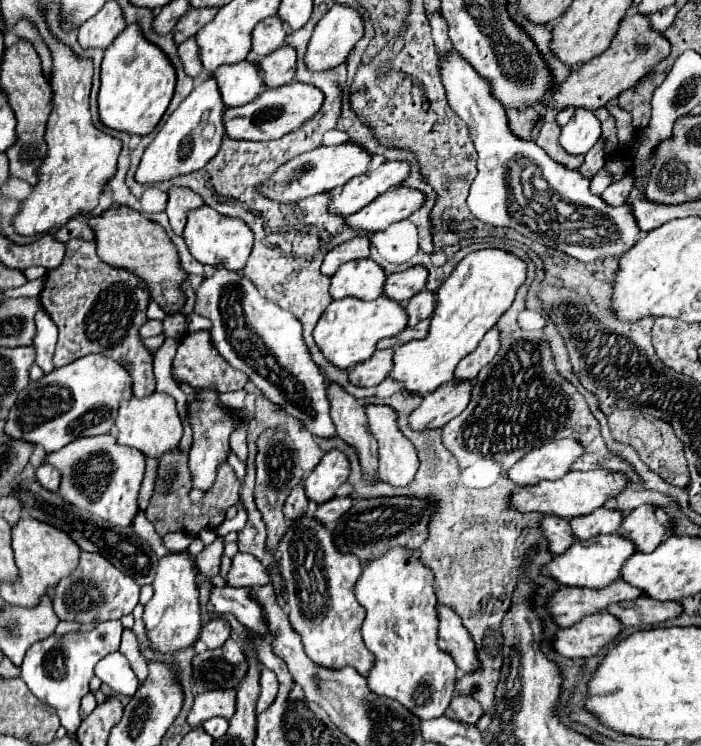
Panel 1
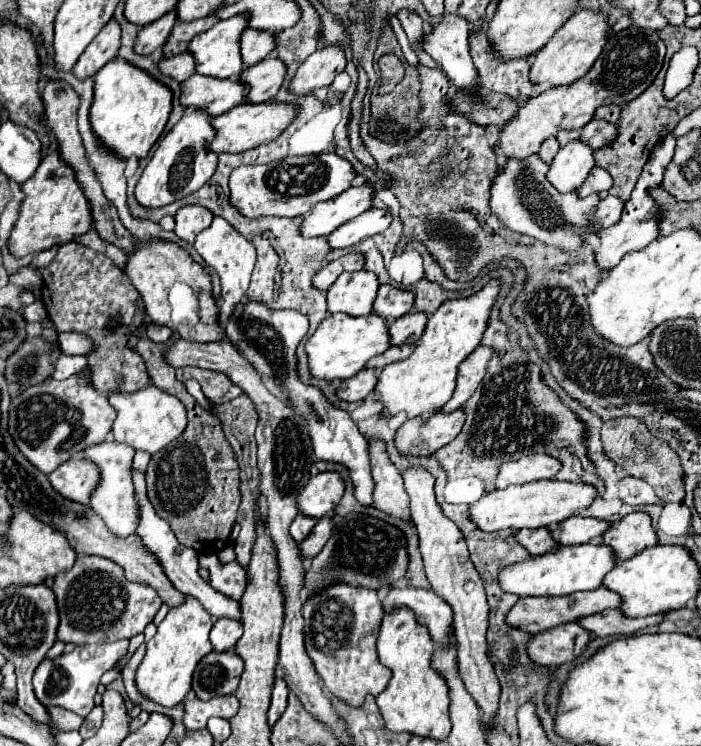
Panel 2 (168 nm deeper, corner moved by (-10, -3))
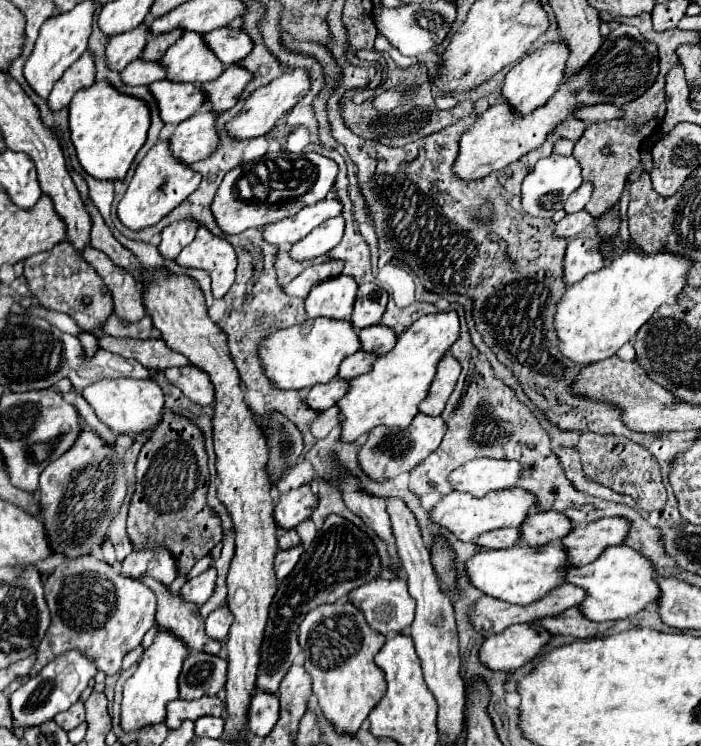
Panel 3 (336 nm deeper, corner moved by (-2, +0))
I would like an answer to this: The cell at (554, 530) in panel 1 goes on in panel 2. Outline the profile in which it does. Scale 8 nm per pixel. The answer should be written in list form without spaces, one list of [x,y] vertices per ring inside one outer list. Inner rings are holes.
[[[525,528],[525,530],[517,530],[517,538],[519,542],[533,554],[533,556],[539,556],[539,554],[547,554],[551,550],[555,550],[559,544],[555,542],[553,534],[551,534],[551,528],[539,528],[539,530],[531,530],[531,528]]]

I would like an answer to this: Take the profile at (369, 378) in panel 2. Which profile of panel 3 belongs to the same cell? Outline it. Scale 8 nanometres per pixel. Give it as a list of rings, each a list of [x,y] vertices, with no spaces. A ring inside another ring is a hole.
[[[331,379],[325,385],[315,385],[307,391],[303,403],[313,411],[325,411],[343,397],[343,391],[347,391],[347,383],[349,381],[345,379]]]

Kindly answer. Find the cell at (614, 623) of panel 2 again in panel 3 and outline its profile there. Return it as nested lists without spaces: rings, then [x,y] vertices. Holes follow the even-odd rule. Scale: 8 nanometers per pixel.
[[[571,607],[559,615],[539,619],[537,625],[541,625],[551,635],[571,635],[571,637],[579,637],[579,639],[597,637],[597,635],[605,633],[609,627],[613,627],[611,621],[605,621],[605,623],[589,621],[587,617],[583,617],[579,607]]]

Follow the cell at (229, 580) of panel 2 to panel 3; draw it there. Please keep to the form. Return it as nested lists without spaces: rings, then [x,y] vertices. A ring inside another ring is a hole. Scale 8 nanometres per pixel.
[[[215,567],[207,569],[205,573],[201,573],[199,577],[187,581],[181,591],[179,591],[179,597],[187,603],[195,603],[195,605],[203,605],[209,597],[211,597],[211,591],[213,591],[213,585],[215,585]]]

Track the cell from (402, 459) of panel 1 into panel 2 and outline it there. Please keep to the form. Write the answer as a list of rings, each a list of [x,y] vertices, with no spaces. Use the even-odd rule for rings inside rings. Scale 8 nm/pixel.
[[[411,466],[401,472],[405,492],[409,494],[409,508],[411,518],[417,524],[419,530],[419,542],[421,542],[421,554],[425,562],[427,578],[433,586],[433,592],[437,592],[455,612],[455,638],[457,638],[457,656],[459,656],[459,676],[463,678],[465,688],[475,698],[477,706],[483,710],[483,724],[491,724],[497,704],[499,704],[499,680],[493,672],[493,664],[487,658],[487,644],[485,644],[485,632],[487,632],[487,614],[489,606],[485,600],[483,580],[477,574],[461,530],[443,514],[435,500],[433,484],[435,478],[421,466]]]

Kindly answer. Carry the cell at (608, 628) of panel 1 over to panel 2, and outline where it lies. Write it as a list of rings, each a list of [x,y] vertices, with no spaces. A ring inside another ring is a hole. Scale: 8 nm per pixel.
[[[577,622],[563,624],[555,630],[537,634],[529,642],[529,658],[541,666],[559,666],[565,662],[573,662],[585,652],[591,640],[593,634]]]

